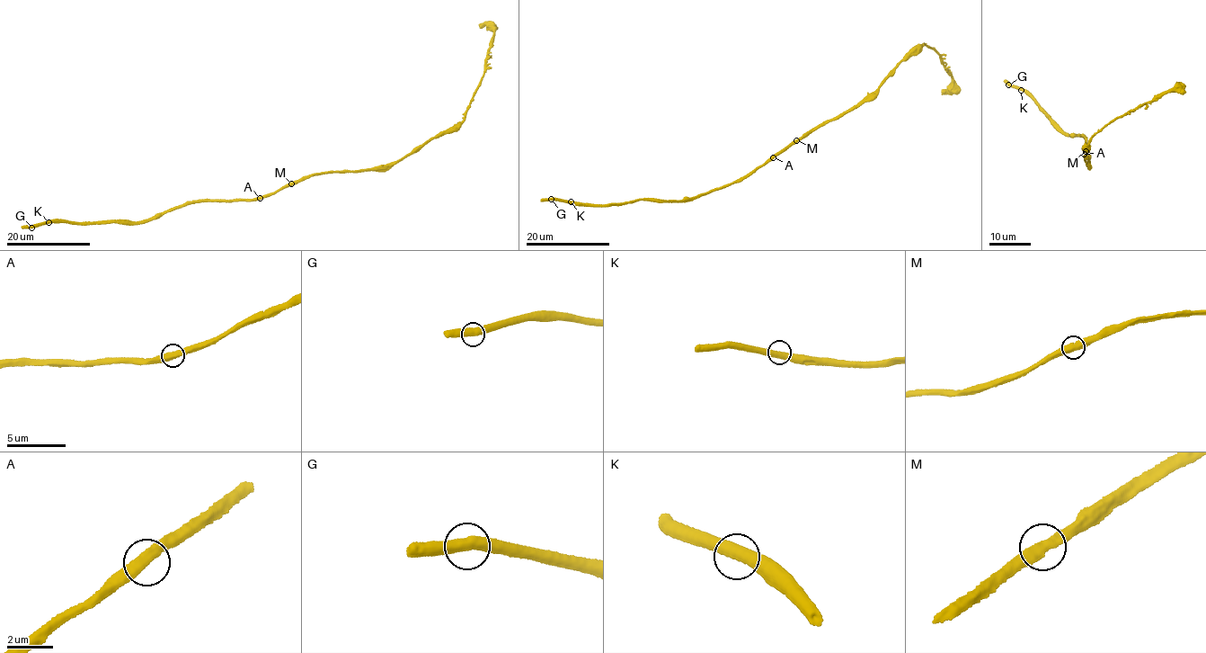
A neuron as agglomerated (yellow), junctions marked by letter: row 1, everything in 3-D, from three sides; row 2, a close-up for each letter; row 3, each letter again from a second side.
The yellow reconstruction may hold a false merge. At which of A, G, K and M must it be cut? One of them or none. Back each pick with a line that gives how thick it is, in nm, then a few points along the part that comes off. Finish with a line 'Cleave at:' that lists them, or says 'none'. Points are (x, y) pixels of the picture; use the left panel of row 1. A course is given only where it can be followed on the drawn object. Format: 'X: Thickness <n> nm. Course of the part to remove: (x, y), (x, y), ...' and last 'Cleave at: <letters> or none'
Cleave at: none

